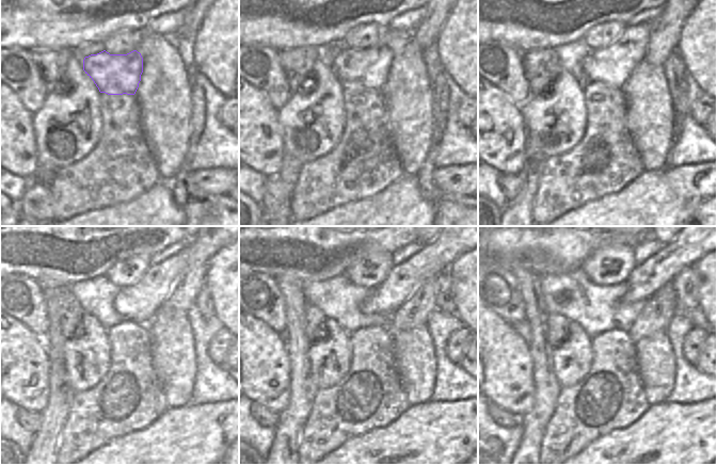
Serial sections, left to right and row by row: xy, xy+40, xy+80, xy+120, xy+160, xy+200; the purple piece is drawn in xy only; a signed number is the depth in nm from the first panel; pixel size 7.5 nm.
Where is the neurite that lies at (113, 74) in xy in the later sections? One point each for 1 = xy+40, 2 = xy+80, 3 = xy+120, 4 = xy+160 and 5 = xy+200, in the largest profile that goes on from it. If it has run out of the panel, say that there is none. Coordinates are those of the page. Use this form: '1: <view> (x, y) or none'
1: xy+40 (370, 67)
2: xy+80 (614, 65)
3: xy+120 (140, 303)
4: xy+160 (435, 257)
5: xy+200 (646, 279)

